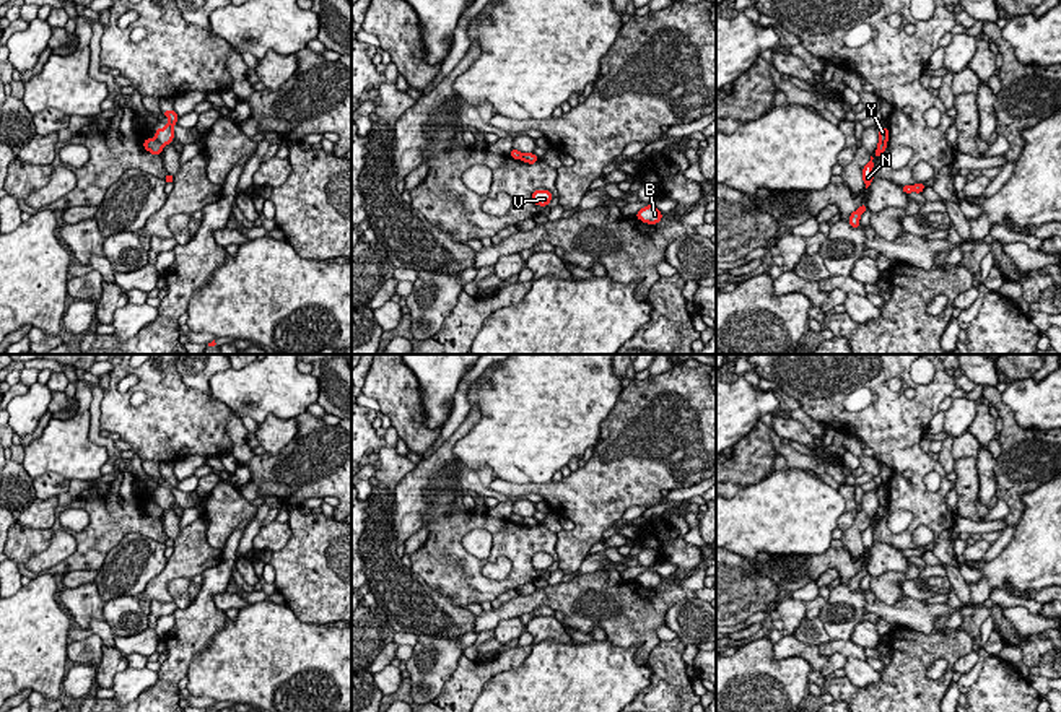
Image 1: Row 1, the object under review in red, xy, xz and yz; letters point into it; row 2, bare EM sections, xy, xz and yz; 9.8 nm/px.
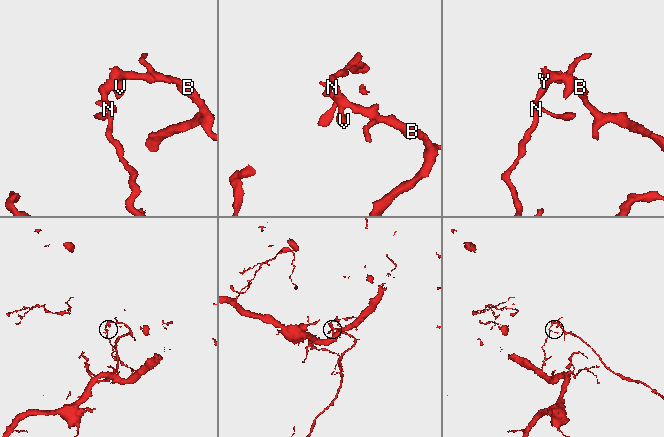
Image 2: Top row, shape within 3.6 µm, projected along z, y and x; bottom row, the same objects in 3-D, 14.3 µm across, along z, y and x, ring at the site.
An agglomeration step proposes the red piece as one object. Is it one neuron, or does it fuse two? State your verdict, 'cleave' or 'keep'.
cleave

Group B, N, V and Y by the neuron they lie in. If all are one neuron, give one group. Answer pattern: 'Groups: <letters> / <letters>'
Groups: B V Y / N

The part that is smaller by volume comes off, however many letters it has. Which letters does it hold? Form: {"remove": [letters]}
{"remove": ["B", "V", "Y"]}

